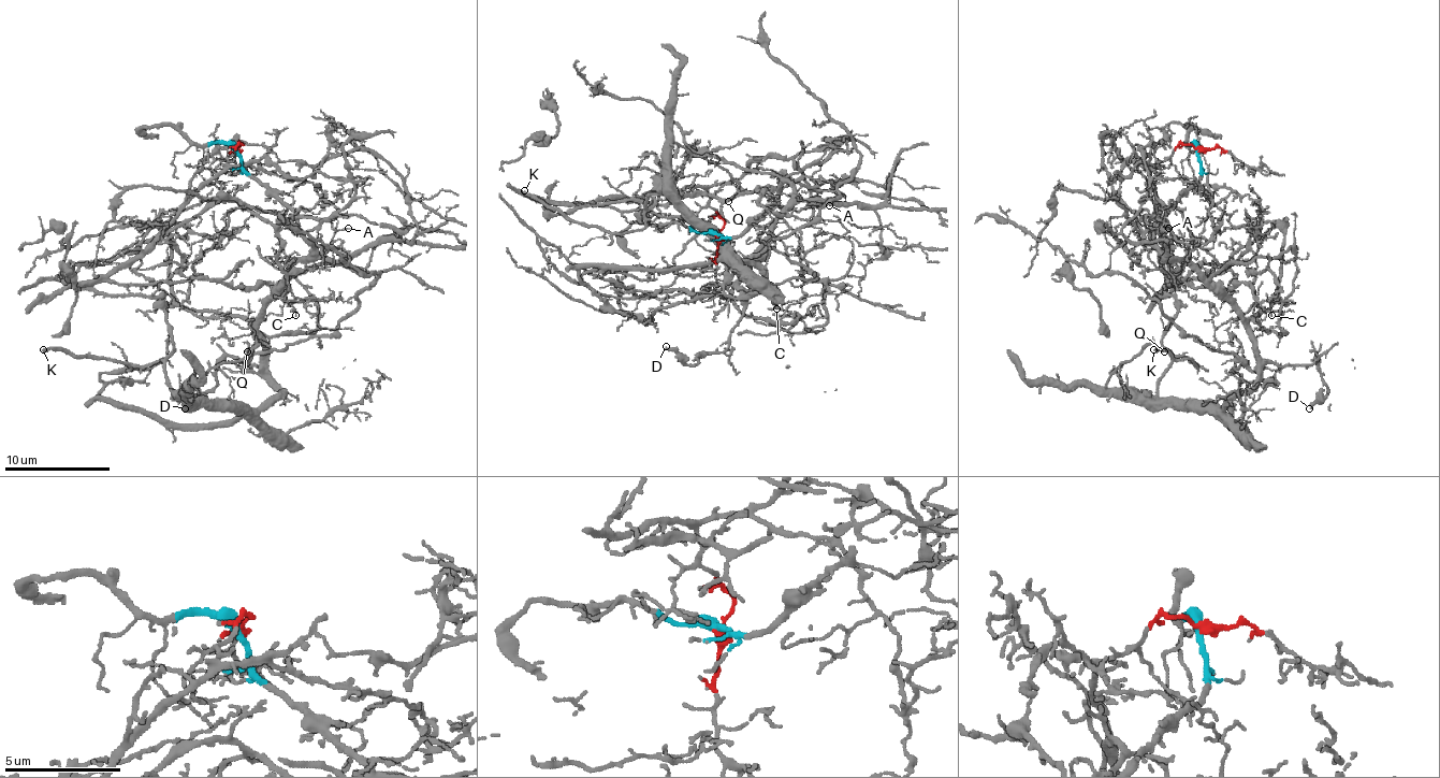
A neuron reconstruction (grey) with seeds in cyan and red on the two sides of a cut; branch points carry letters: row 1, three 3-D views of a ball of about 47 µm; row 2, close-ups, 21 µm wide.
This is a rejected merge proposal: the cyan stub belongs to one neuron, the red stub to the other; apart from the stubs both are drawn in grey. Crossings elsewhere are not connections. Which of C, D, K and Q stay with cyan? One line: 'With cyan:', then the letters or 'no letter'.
With cyan: D, K, Q

